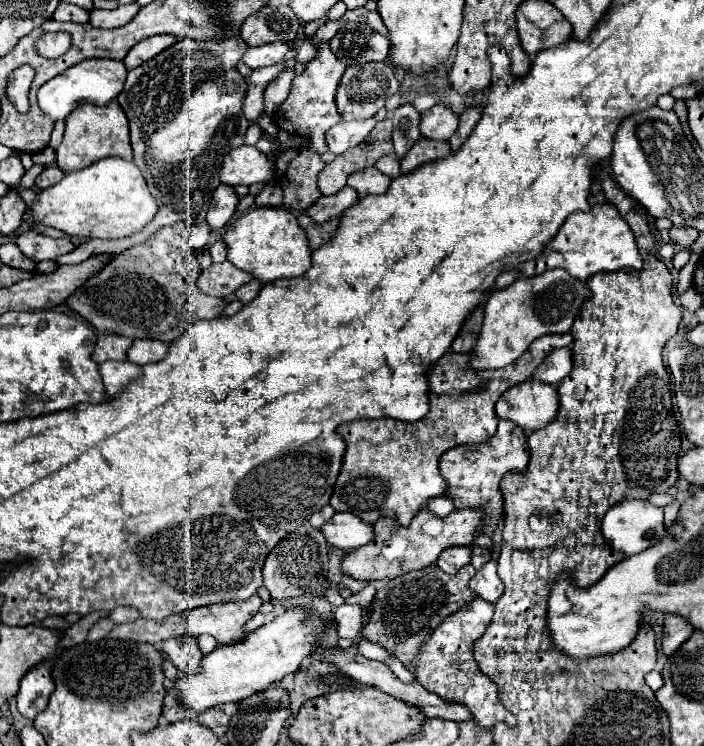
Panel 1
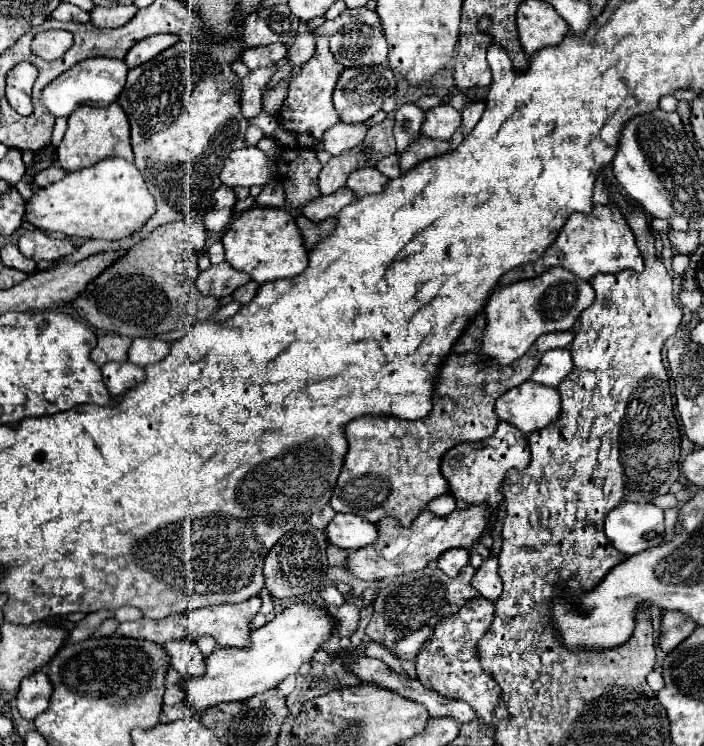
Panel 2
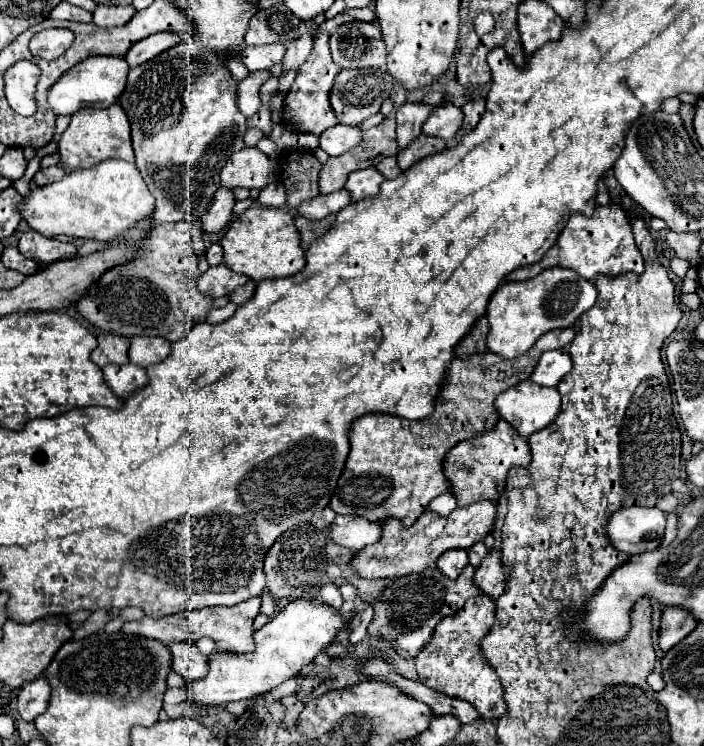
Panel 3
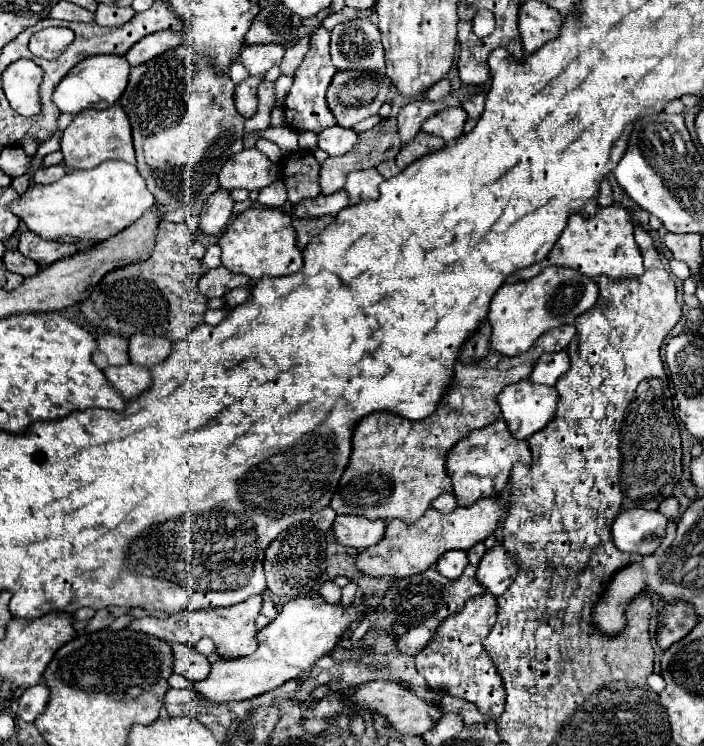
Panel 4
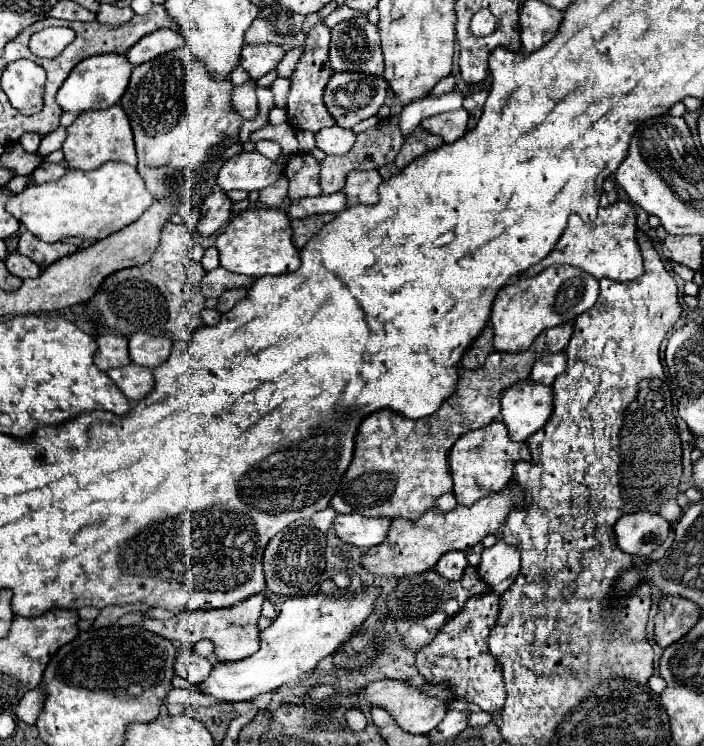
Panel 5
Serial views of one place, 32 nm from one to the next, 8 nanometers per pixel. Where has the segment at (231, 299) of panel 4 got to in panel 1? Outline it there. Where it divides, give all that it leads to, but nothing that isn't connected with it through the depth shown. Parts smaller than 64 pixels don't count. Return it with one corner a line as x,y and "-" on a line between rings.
252,280
252,282
244,284
242,288
238,288
234,294
236,294
236,298
238,298
242,304
248,304
250,300
256,298
256,294
260,292
260,288
262,288
262,284
260,284
258,280

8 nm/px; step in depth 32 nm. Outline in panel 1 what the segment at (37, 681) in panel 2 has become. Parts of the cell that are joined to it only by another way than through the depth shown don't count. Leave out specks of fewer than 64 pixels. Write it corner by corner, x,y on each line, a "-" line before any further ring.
44,662
22,678
20,690
16,696
18,712
24,718
34,720
36,714
40,714
48,706
48,698
52,690
54,690
54,682
50,676
50,662

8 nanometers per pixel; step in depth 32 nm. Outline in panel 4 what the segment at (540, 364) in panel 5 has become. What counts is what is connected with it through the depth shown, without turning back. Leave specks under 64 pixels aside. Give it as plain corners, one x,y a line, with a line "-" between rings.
546,352
532,370
530,380
536,384
544,384
544,386
554,386
556,380
566,374
570,368
570,360
568,360
568,352

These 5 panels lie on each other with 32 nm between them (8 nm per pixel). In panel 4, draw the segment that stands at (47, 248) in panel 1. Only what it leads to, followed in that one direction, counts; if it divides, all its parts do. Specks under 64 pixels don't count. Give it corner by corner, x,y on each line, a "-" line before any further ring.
32,232
20,234
18,250
40,266
50,266
52,262
78,252
78,248
74,244
66,244
66,242
58,242
58,240
56,242
46,242

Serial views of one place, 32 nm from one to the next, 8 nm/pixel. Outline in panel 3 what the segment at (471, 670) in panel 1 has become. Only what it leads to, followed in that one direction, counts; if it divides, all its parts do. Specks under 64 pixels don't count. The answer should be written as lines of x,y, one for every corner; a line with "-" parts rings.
476,596
466,600
464,608
452,616
446,616
434,630
430,642
416,656
416,670
424,684
436,692
466,700
478,708
478,714
484,720
496,722
504,712
504,690
498,682
498,674
486,664
482,656
480,640
490,632
496,620
496,604
490,596

